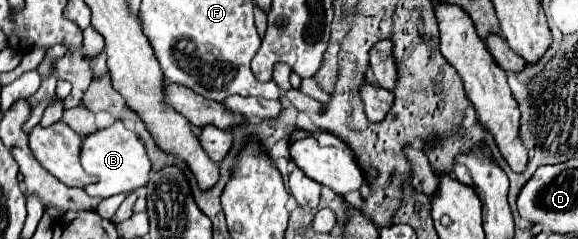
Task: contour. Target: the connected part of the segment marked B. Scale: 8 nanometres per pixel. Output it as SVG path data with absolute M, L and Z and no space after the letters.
M115 120L111 126L85 136L79 158L81 158L81 166L85 168L85 172L99 178L95 184L87 184L83 188L89 196L109 198L121 192L127 194L139 186L145 186L149 170L151 170L151 162L147 158L141 138L133 130L129 130L123 120Z

